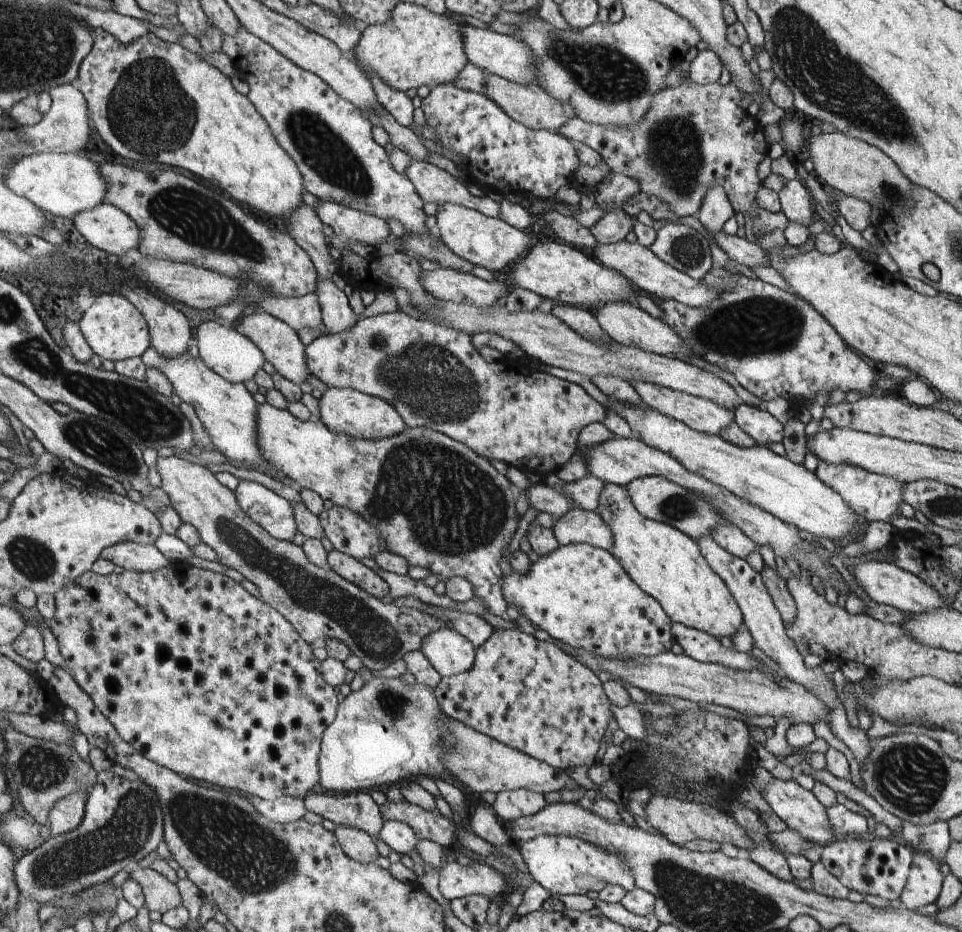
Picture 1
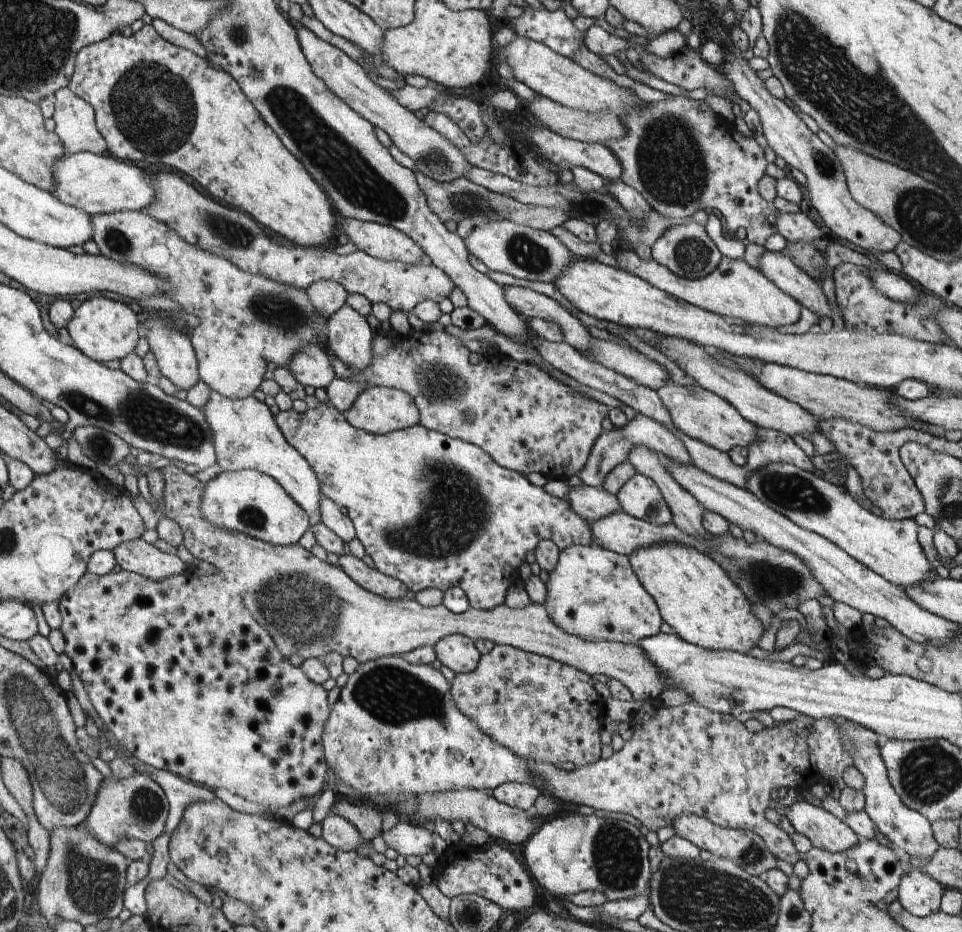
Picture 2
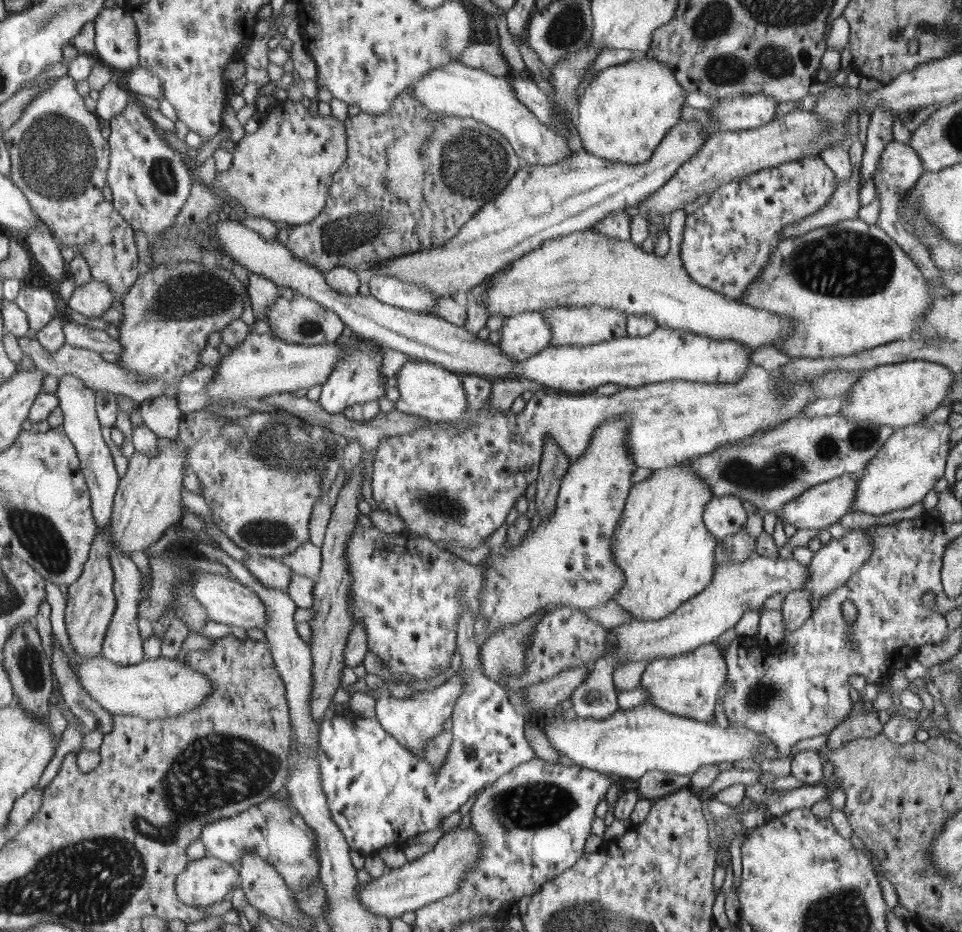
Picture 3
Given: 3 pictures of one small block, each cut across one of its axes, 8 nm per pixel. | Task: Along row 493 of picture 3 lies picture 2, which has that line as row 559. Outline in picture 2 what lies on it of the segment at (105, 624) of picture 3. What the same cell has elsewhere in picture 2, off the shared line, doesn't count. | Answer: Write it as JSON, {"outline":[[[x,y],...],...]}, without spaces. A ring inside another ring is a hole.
{"outline":[[[143,538],[126,540],[112,550],[118,566],[146,578],[164,580],[170,576],[178,576],[188,570],[178,555],[162,552]]]}

